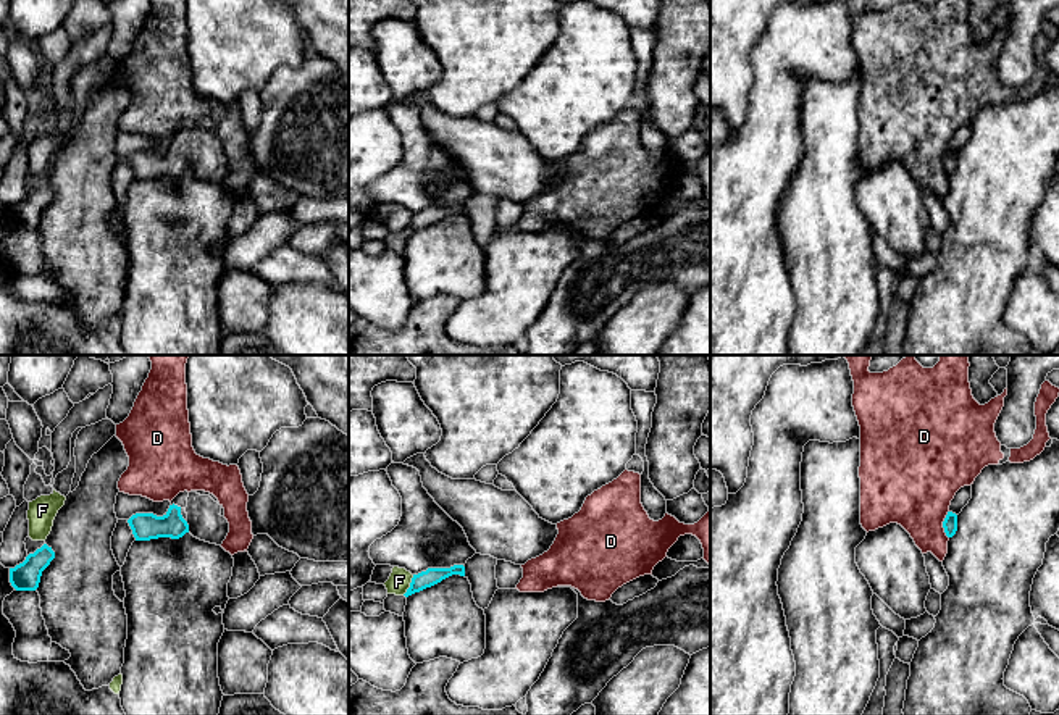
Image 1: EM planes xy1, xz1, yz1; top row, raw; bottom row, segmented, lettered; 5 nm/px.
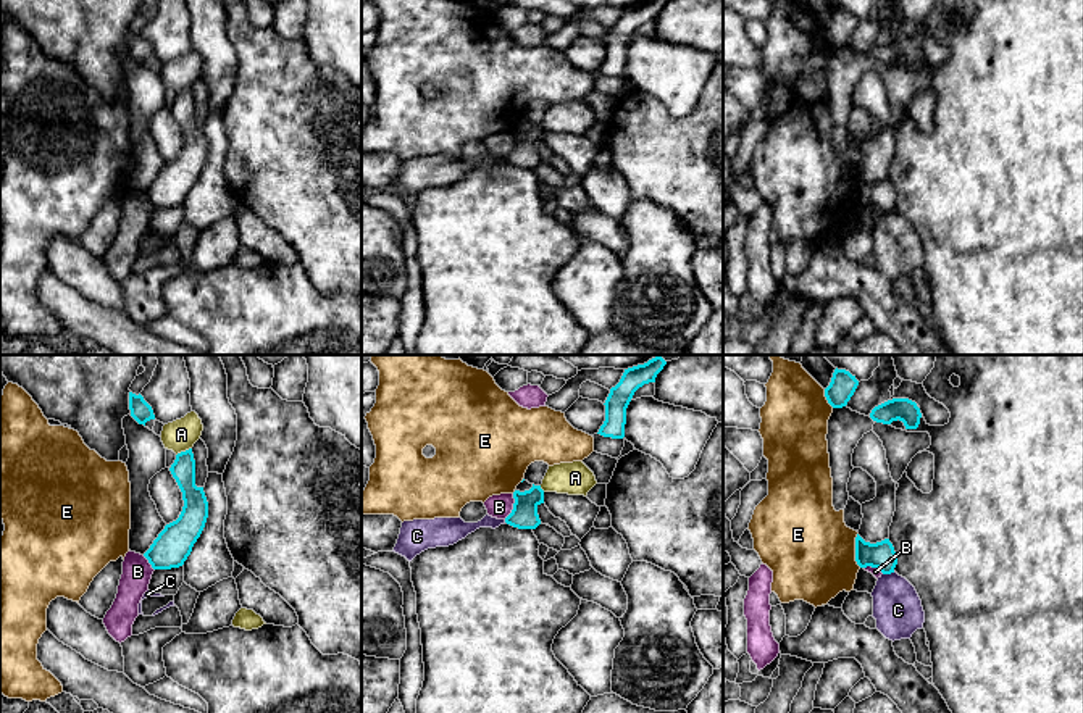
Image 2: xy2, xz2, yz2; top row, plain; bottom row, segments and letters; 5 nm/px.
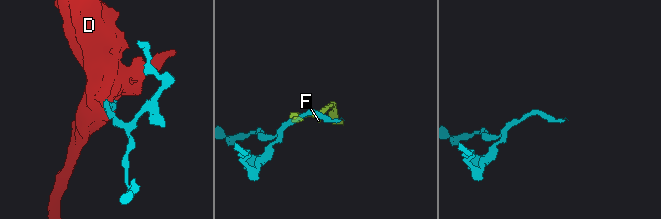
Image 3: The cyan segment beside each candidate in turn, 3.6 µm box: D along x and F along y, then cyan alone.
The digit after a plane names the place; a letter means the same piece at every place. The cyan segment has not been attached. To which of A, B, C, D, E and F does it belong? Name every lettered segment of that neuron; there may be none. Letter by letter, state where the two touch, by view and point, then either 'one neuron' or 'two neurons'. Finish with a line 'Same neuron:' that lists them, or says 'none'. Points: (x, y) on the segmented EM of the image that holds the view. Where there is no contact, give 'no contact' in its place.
A: xy2 (183, 452) | two neurons
B: xz2 (514, 507) | two neurons
C: yz2 (888, 573) | two neurons
D: yz1 (943, 525) | two neurons
E: yz2 (856, 550) | two neurons
F: xz1 (410, 585) | two neurons
Same neuron: none

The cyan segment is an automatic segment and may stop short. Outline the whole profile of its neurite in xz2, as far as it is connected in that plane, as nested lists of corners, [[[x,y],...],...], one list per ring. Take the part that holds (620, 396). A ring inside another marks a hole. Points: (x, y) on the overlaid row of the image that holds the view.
[[[655,356],[644,365],[625,369],[620,382],[610,389],[605,400],[605,421],[599,432],[604,437],[623,439],[626,424],[626,408],[634,392],[644,384],[655,382],[657,374],[663,369],[667,361]]]

